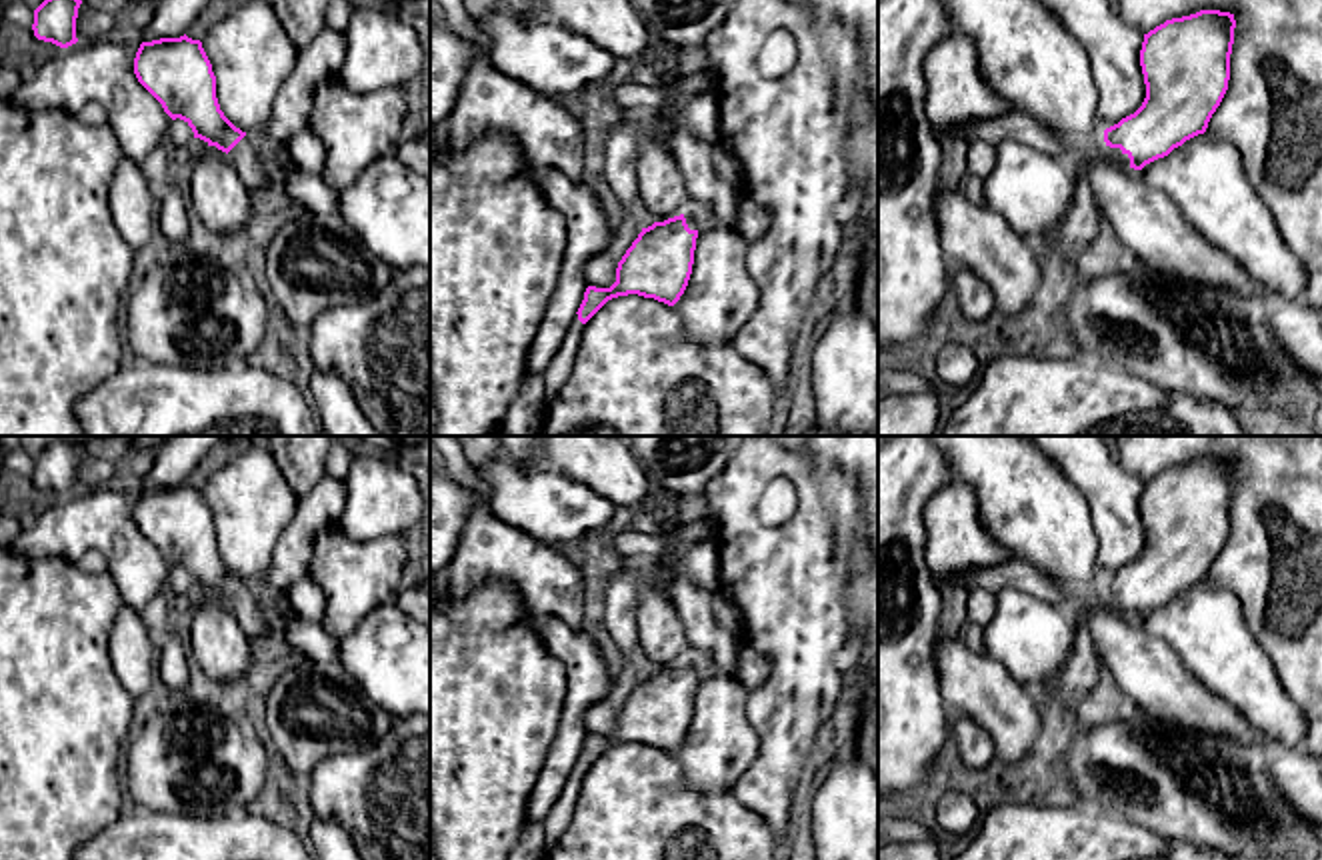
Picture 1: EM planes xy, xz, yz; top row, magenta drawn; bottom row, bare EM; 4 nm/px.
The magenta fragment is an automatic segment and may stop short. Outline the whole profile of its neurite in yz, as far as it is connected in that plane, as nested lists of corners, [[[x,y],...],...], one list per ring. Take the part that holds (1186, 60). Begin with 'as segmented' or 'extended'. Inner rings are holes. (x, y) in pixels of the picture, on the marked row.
extended; [[[1200,10],[1166,20],[1144,34],[1140,66],[1146,98],[1134,114],[1104,130],[1106,158],[1114,166],[1142,170],[1146,164],[1168,156],[1186,140],[1206,132],[1228,90],[1234,28],[1234,14]]]

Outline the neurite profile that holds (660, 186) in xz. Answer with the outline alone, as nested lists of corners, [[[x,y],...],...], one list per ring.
[[[648,138],[640,142],[636,184],[638,200],[654,222],[680,216],[690,208],[684,178],[674,156],[666,146]]]

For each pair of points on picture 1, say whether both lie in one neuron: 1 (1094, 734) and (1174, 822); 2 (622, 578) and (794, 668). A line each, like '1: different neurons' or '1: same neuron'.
1: same neuron
2: different neurons

